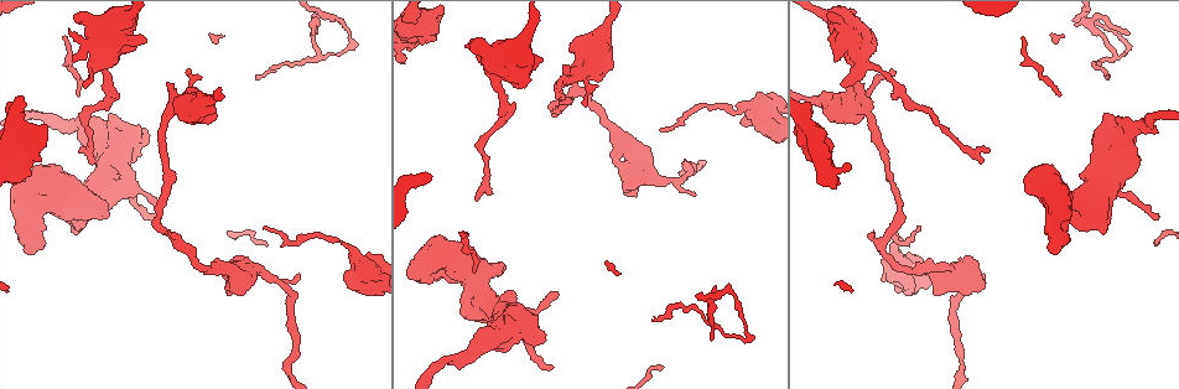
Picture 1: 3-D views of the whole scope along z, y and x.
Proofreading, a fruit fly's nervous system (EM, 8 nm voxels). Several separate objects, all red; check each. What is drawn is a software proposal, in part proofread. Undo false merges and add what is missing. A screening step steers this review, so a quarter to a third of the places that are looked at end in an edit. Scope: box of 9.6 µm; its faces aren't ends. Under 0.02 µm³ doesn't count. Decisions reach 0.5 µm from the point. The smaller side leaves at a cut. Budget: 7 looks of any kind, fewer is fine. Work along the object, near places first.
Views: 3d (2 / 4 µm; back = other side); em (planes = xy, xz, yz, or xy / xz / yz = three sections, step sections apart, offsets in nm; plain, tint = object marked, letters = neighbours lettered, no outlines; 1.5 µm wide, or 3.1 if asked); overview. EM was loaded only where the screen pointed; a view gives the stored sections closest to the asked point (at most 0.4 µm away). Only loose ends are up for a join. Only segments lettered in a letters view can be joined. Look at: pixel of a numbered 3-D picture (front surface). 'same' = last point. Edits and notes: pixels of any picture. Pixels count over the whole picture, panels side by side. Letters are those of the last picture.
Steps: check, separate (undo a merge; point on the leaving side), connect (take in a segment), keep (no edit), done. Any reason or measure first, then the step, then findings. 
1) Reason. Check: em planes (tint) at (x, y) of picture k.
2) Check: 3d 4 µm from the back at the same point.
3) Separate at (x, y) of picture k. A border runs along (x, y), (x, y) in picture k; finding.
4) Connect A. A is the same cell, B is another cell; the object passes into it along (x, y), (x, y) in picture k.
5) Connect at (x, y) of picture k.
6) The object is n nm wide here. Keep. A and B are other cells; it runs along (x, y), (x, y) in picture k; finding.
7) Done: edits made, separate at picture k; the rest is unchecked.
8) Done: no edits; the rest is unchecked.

Tapers out. Check: 3d 4 µm at (693, 195) of picture 1.

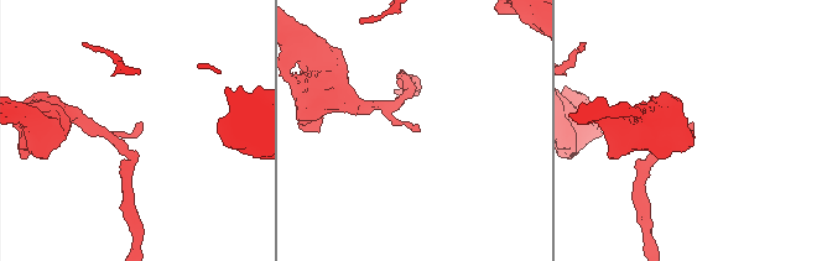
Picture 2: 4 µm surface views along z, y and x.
Need the tissue. Check: em planes (tint) at (140, 122) of picture 2.

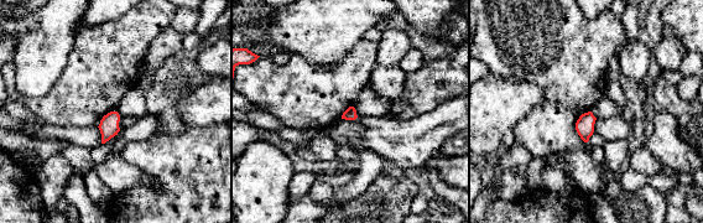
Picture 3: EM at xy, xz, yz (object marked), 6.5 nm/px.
Check: em planes (letters) at the same point.

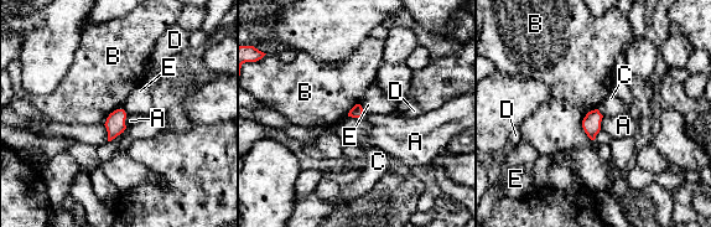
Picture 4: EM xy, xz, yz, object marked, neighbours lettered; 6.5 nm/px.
The object is 80 nm wide here. Keep. A, B, C, D and E are other cells; a border runs along (596, 108), (582, 120), (591, 139) in picture 4; none of them fits.

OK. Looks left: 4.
Check: em planes (letters) at (83, 148) of picture 1.

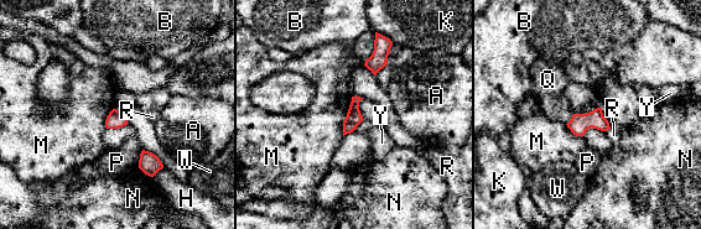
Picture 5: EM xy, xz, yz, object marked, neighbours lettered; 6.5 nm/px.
The object is 100 nm wide here. Keep. A, B, H, K, M, N, P, Q, R, W and Y are other cells; a border runs along (352, 97), (343, 121), (342, 135) in picture 5; no lettered segment goes on from it.

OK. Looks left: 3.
Stops while still wide. Check: 3d 4 µm from the back at (857, 84) of picture 1.

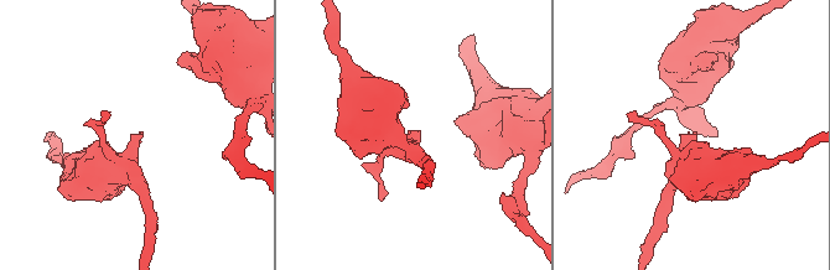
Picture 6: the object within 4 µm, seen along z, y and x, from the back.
Need the tissue. Check: em planes (letters) at (417, 131) of picture 6.

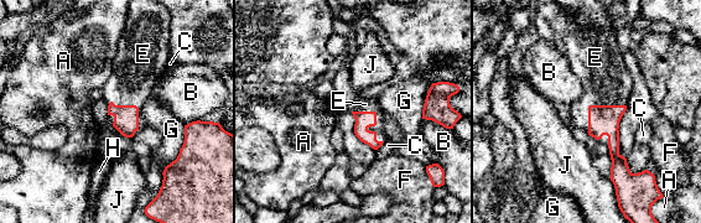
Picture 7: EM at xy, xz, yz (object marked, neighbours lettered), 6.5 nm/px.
Connect E. E is the same cell, A, B, C, F, G, H and J are other cells; the object passes into it along (363, 119), (375, 120), (365, 104) in picture 7; it goes on there.

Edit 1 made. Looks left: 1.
Done: edits made, connect at picture 7; the rest is unchecked.

